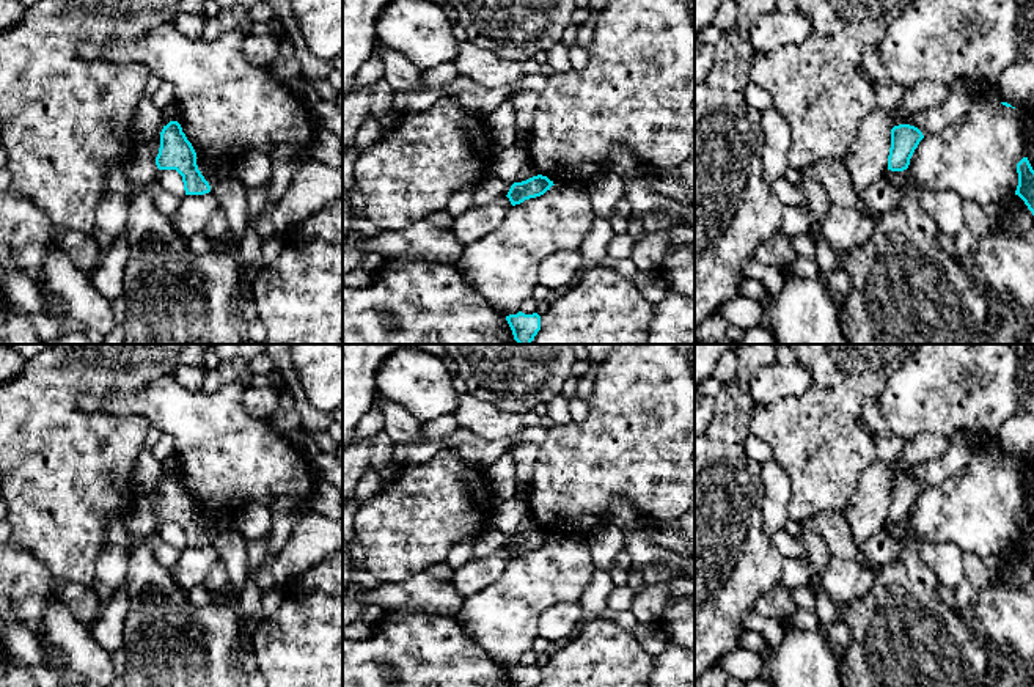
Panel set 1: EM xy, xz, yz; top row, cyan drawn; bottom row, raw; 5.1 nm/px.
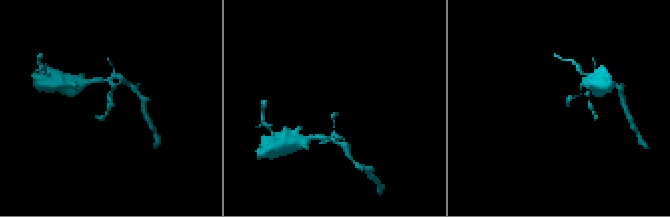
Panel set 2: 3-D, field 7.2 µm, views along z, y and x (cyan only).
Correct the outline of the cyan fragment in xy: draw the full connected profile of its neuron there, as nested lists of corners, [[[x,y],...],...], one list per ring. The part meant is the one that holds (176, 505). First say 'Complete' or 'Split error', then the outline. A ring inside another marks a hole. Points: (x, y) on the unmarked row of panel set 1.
Complete. [[[170,473],[160,484],[160,500],[156,509],[159,522],[176,522],[182,528],[185,547],[211,544],[196,517],[196,505],[178,473]]]

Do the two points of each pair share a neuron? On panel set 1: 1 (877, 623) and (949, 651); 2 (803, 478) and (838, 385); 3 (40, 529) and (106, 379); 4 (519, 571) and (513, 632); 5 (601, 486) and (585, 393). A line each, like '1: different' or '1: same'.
1: same
2: same
3: same
4: same
5: different

